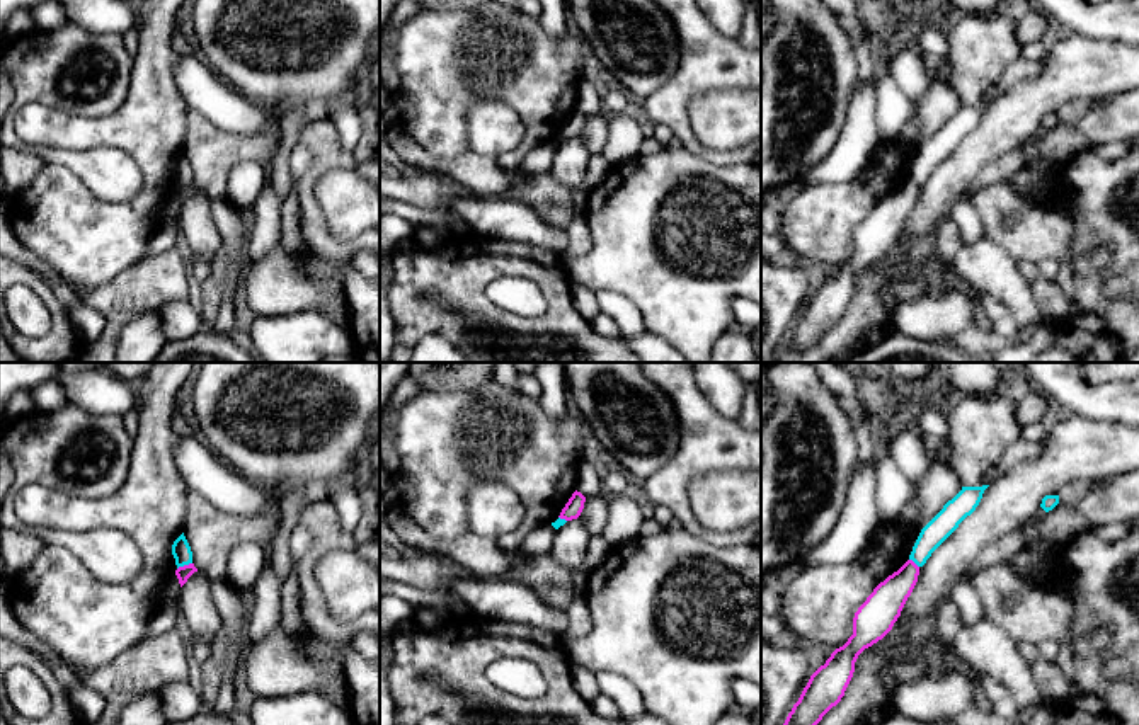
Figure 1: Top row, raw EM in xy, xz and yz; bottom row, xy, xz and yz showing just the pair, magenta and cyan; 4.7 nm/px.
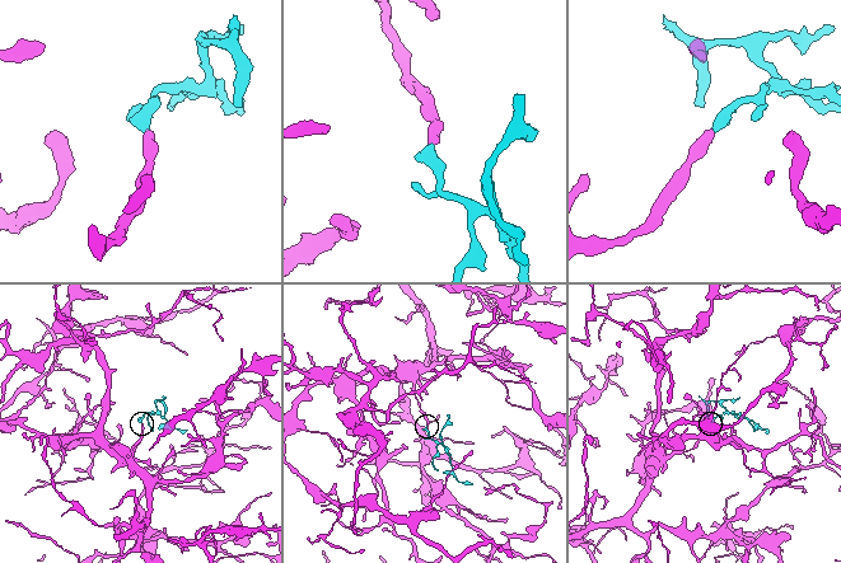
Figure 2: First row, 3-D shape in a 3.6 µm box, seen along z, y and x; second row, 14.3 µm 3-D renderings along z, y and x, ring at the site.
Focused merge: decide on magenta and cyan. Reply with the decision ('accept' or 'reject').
reject

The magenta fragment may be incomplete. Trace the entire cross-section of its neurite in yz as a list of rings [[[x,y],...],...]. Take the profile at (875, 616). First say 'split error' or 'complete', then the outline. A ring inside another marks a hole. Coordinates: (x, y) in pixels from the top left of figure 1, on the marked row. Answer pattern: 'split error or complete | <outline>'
complete | [[[907,560],[880,582],[853,618],[853,635],[809,679],[783,725],[817,725],[836,706],[853,677],[858,655],[882,640],[911,596],[919,567]]]

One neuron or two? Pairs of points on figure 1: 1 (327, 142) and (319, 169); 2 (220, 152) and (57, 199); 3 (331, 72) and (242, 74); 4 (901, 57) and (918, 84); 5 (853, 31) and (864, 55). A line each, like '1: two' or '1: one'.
1: one
2: two
3: one
4: one
5: one

